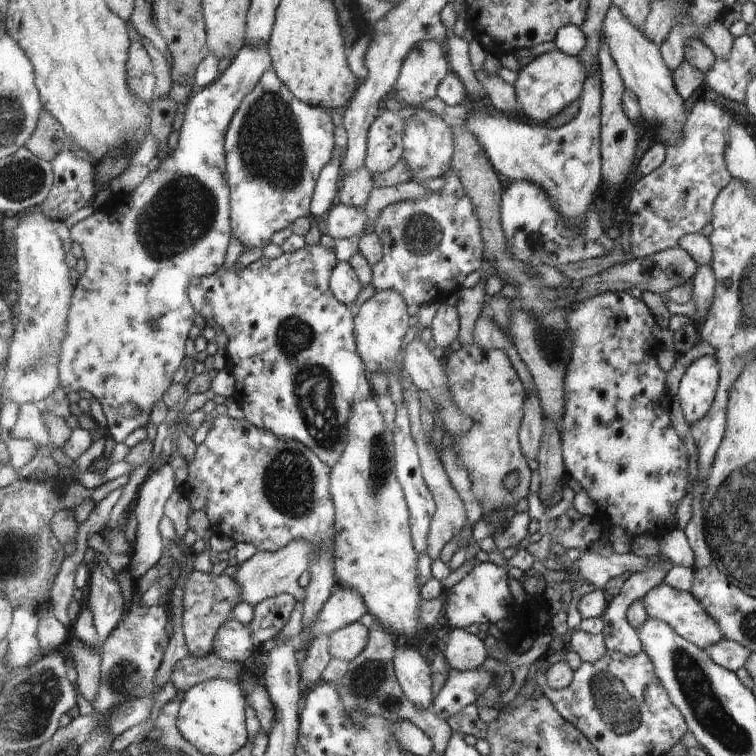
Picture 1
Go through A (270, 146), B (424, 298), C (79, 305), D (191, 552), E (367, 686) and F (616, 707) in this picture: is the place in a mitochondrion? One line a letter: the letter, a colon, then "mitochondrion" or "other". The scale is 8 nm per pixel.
A: mitochondrion
B: other
C: other
D: other
E: mitochondrion
F: mitochondrion

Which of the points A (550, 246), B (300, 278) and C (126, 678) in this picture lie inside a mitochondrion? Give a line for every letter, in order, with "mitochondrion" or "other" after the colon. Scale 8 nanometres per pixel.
A: other
B: other
C: mitochondrion

